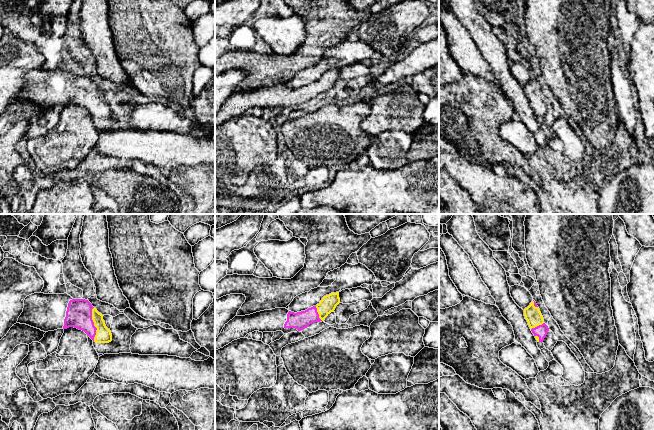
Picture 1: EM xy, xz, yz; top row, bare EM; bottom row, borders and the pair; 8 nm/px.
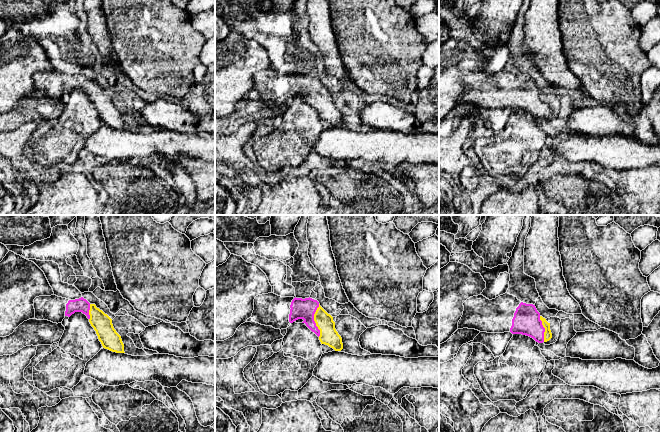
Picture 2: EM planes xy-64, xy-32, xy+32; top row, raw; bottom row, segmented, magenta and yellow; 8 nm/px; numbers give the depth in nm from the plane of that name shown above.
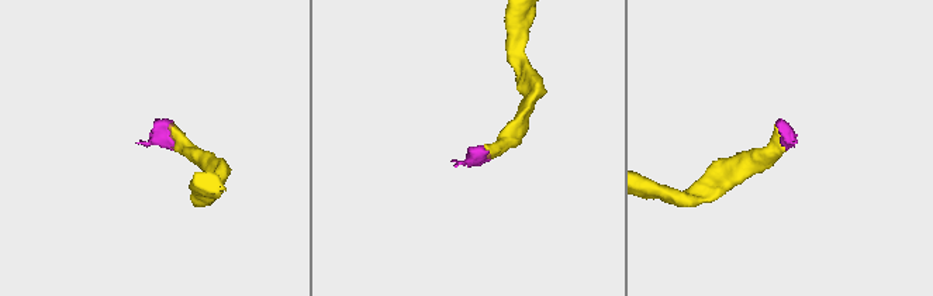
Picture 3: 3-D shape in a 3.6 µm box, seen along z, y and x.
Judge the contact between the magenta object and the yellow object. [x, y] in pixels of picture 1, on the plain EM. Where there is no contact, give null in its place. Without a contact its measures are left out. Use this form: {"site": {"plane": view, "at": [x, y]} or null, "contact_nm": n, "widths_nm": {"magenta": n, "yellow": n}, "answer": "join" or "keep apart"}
{"site": {"plane": "xy", "at": [93, 100]}, "contact_nm": 280, "widths_nm": {"magenta": 200, "yellow": 130}, "answer": "join"}

